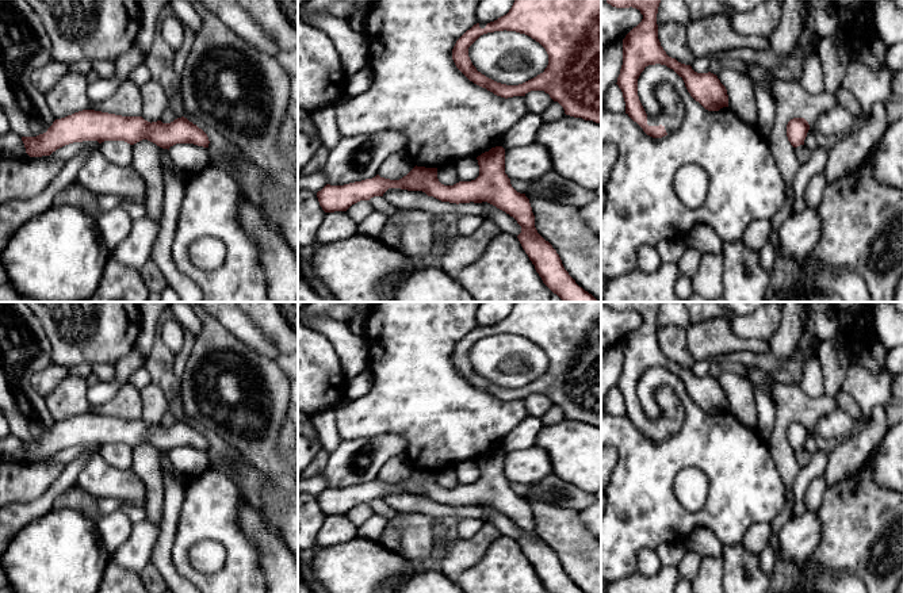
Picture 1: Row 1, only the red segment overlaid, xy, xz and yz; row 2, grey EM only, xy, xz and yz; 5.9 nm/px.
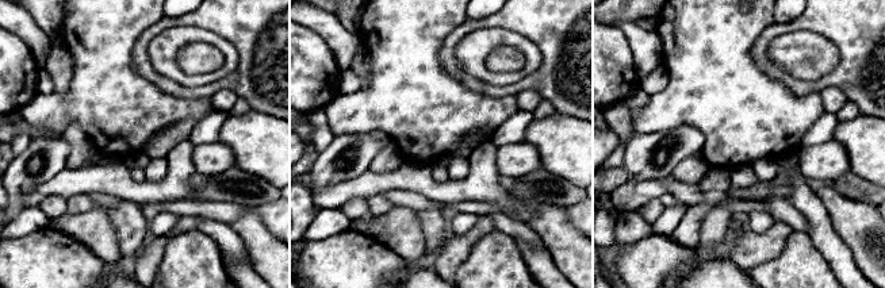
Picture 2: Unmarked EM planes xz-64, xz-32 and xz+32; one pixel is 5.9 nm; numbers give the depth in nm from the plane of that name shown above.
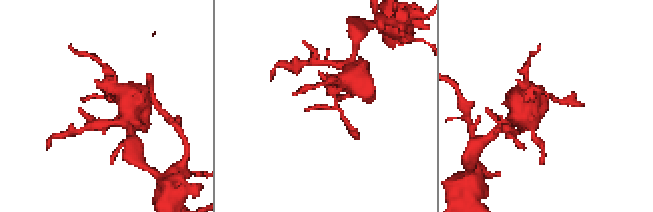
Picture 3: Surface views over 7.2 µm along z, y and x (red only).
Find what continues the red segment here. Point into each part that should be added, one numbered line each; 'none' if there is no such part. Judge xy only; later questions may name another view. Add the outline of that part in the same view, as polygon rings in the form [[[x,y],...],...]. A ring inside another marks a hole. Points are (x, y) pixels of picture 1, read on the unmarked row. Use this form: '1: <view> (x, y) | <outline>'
none

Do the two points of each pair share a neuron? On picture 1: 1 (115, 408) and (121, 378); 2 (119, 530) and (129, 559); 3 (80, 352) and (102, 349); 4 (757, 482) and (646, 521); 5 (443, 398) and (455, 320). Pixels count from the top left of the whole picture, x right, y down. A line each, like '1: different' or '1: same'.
1: different
2: different
3: same
4: same
5: same

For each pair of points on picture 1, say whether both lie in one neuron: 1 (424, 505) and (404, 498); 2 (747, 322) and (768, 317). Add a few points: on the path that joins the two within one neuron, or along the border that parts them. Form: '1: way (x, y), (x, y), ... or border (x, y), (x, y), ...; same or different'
1: way (419, 504), (409, 502); same
2: way (753, 322), (762, 322); same

